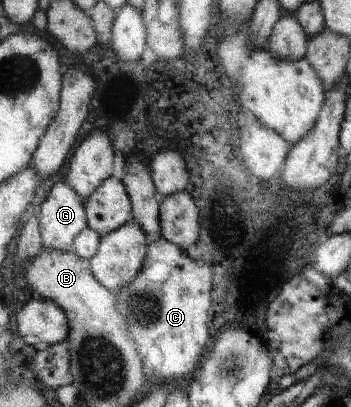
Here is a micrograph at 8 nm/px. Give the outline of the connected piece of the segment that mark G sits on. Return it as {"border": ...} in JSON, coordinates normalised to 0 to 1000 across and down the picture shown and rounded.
{"border":[[[171,440],[117,499],[123,604],[194,619],[208,590],[254,555],[248,499],[191,442]]]}

